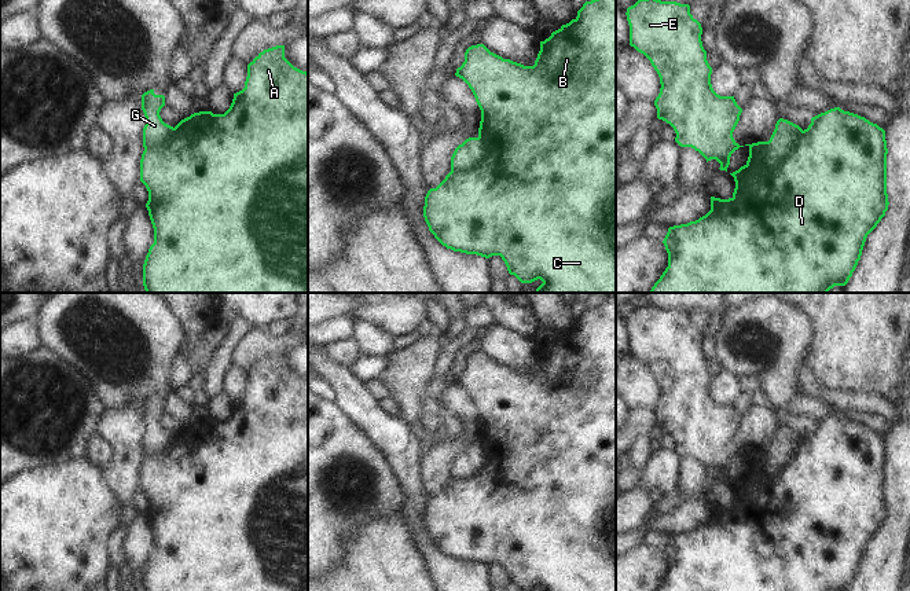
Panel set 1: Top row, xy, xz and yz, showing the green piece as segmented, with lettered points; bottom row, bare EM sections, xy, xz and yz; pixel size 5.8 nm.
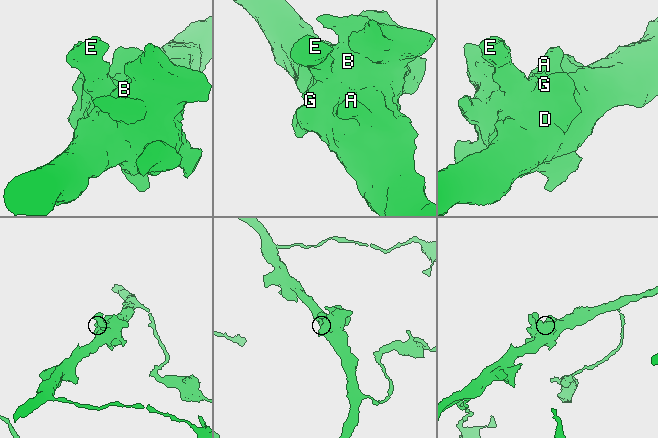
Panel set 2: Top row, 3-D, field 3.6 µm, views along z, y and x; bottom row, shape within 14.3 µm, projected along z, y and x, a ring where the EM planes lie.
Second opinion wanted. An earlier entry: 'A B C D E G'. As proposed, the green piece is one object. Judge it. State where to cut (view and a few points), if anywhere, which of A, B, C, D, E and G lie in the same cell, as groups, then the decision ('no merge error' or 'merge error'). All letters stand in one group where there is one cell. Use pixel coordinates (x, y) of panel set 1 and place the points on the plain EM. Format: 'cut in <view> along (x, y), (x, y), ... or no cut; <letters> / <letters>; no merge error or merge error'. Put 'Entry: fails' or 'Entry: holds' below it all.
cut in yz along (803, 439), (784, 467), (771, 477); A B C D E / G; merge error
Entry: fails

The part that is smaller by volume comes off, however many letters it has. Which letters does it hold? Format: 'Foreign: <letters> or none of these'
Foreign: G.

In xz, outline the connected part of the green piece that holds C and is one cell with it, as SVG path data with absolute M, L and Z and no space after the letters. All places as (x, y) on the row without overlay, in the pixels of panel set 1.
M608 293L601 305L583 312L575 327L553 339L544 349L540 349L540 359L533 374L524 374L510 367L503 367L502 364L491 360L484 352L477 352L466 357L465 370L456 377L455 383L462 386L469 393L481 418L478 445L485 452L487 462L478 474L469 478L451 478L436 496L430 496L428 499L425 504L423 525L429 539L443 554L454 559L477 562L485 566L500 564L509 581L514 583L521 591L532 591L537 587L543 591L616 591L616 294Z

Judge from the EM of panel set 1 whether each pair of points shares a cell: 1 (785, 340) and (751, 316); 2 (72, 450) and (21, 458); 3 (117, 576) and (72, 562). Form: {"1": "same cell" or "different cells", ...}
{"1": "same cell", "2": "same cell", "3": "different cells"}

